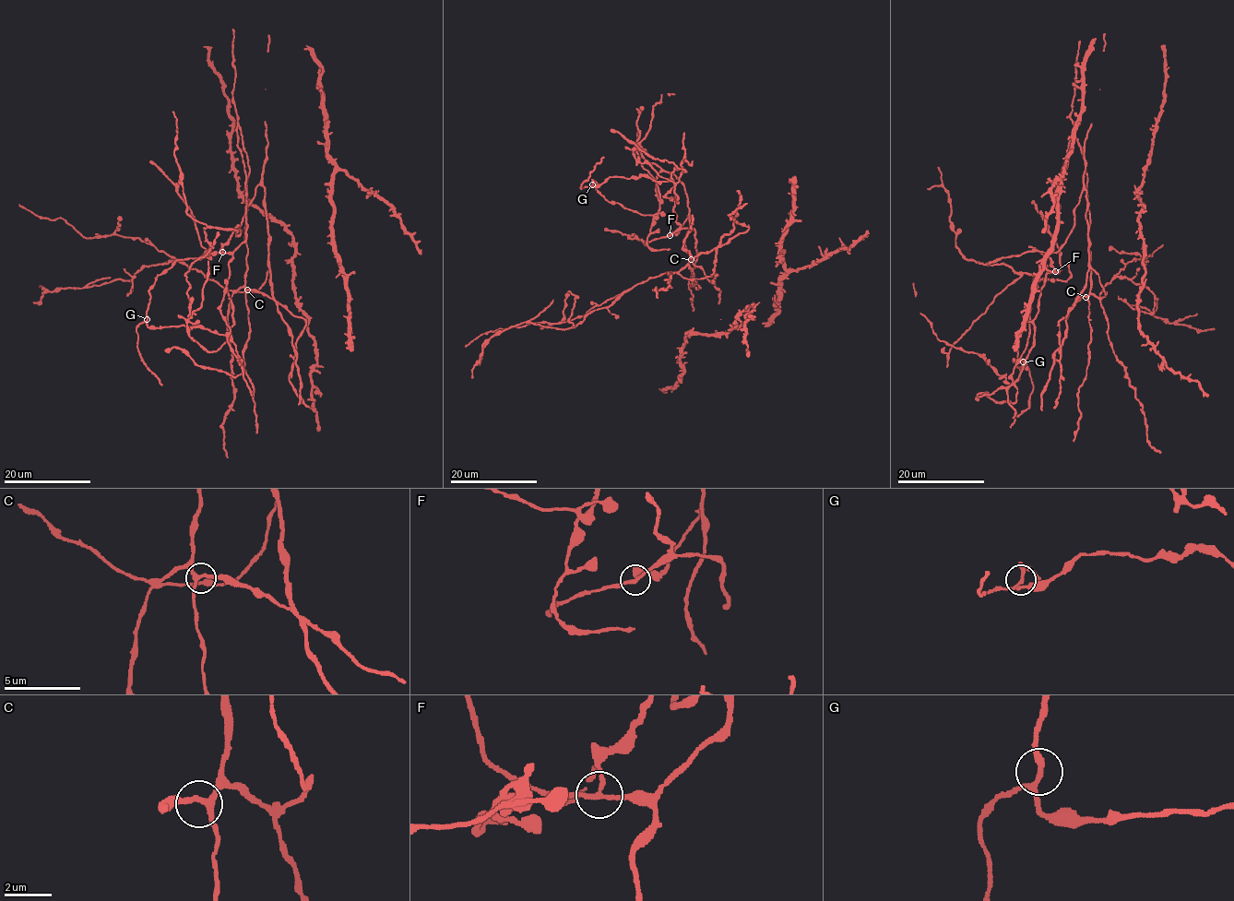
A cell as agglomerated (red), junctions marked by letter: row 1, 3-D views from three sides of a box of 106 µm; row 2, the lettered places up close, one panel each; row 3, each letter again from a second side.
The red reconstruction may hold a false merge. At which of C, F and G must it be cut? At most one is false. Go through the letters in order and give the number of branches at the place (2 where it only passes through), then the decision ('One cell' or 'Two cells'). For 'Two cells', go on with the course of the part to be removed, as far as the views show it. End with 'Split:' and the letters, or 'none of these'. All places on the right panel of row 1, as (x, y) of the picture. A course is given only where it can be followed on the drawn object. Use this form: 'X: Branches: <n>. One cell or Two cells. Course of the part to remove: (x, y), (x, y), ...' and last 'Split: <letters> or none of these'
C: Branches: 3. One cell
F: Branches: 3. Two cells. Course of the part to remove: (1054, 272), (1047, 256), (1028, 246)
G: Branches: 3. One cell
Split: F

